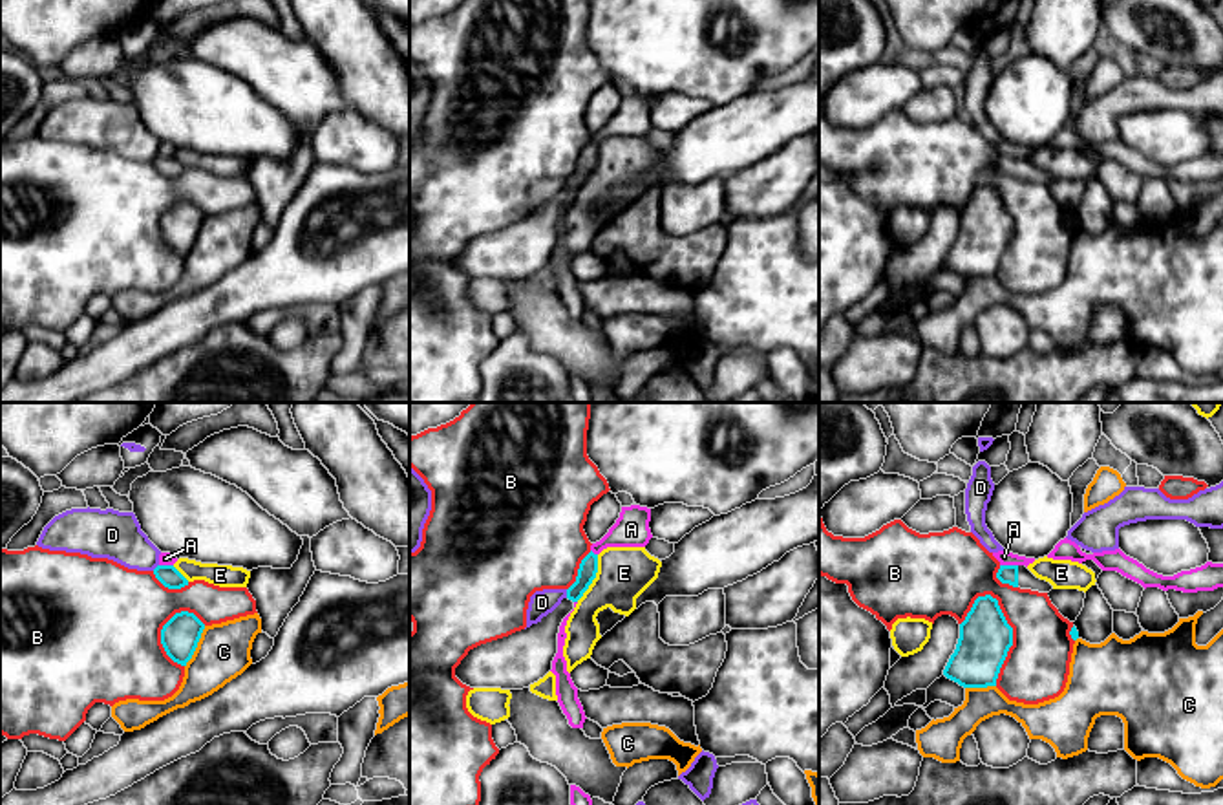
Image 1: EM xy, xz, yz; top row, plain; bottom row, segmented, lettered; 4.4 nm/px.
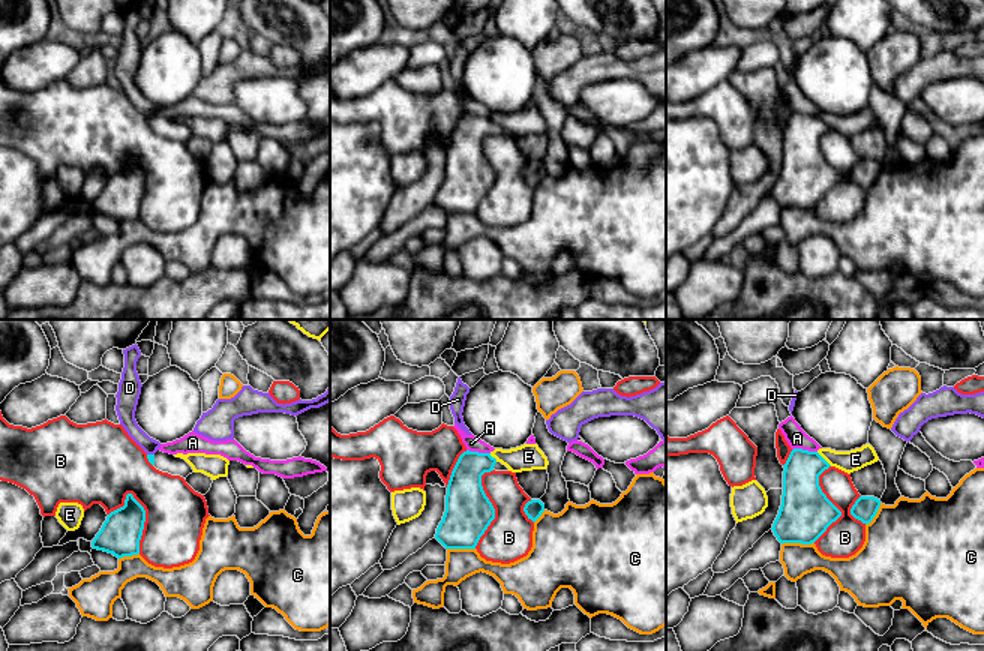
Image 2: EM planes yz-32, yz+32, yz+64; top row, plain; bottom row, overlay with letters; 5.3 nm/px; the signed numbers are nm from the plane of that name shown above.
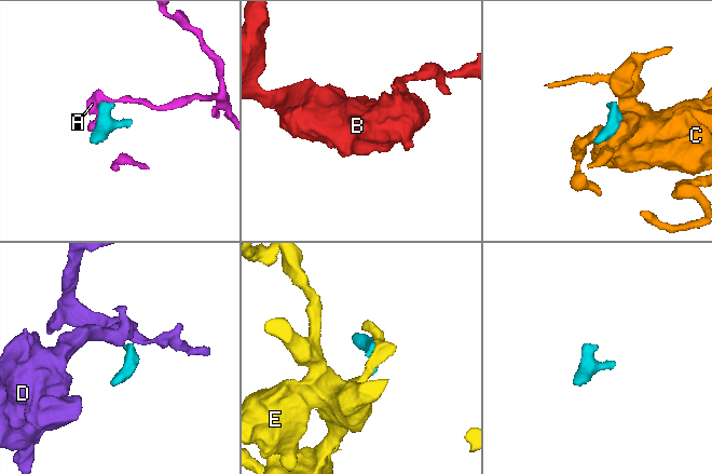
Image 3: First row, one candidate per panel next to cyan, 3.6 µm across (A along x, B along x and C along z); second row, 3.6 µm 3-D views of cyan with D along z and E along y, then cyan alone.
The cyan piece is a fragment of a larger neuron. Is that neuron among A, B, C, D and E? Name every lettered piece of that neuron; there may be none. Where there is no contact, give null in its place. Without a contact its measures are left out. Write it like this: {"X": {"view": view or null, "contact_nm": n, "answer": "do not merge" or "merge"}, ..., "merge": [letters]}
{"A": {"view": "yz", "contact_nm": 80, "answer": "do not merge"}, "B": {"view": "yz", "contact_nm": 420, "answer": "do not merge"}, "C": {"view": "xy", "contact_nm": 200, "answer": "do not merge"}, "D": {"view": "xz", "contact_nm": 40, "answer": "do not merge"}, "E": {"view": "xz", "contact_nm": 220, "answer": "do not merge"}, "merge": []}

